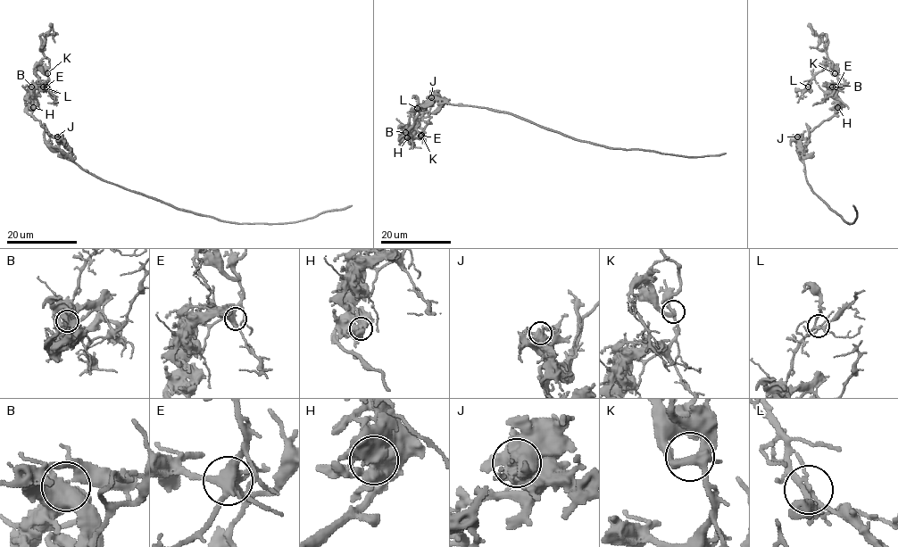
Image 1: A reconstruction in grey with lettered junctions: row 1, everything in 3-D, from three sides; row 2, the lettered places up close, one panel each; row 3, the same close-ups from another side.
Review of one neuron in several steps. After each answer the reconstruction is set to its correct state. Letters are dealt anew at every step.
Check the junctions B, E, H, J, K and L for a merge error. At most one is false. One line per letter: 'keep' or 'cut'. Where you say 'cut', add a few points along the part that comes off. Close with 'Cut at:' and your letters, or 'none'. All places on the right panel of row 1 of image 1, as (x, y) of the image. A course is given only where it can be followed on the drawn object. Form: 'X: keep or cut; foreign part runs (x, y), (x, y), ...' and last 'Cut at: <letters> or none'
B: cut; foreign part runs (832, 86), (832, 83), (828, 84), (834, 86), (838, 80), (828, 65), (816, 73), (797, 102)
E: keep
H: keep
J: keep
K: keep
L: keep
Cut at: B

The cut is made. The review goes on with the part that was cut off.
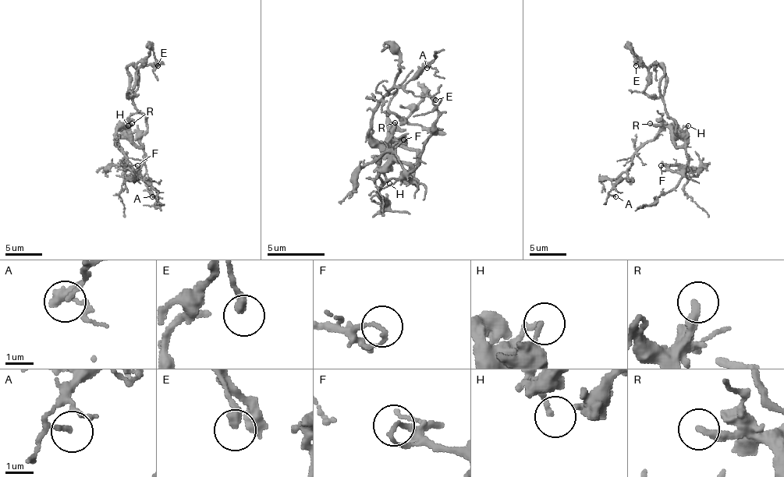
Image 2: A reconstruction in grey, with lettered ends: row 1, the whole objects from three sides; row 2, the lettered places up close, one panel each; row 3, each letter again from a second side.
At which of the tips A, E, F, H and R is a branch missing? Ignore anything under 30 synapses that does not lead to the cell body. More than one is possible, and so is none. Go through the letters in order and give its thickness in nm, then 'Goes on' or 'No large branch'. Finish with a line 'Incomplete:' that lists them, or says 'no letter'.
A: Thickness 150 nm. No large branch
E: Thickness 300 nm. No large branch
F: Thickness 110 nm. No large branch
H: Thickness 180 nm. No large branch
R: Thickness 280 nm. Goes on
Incomplete: R

